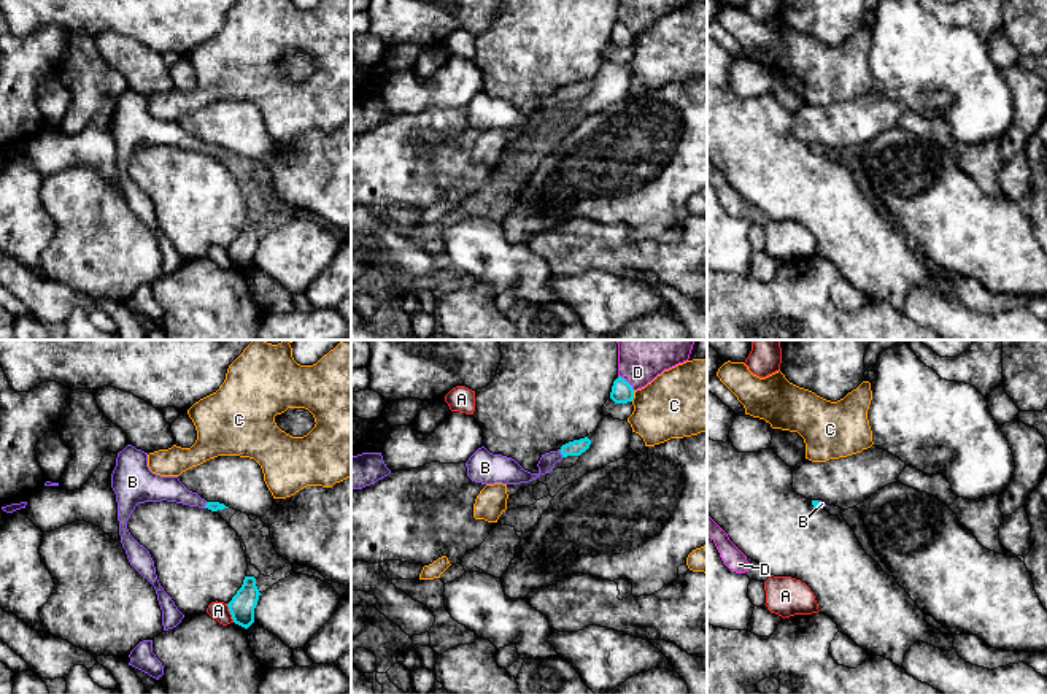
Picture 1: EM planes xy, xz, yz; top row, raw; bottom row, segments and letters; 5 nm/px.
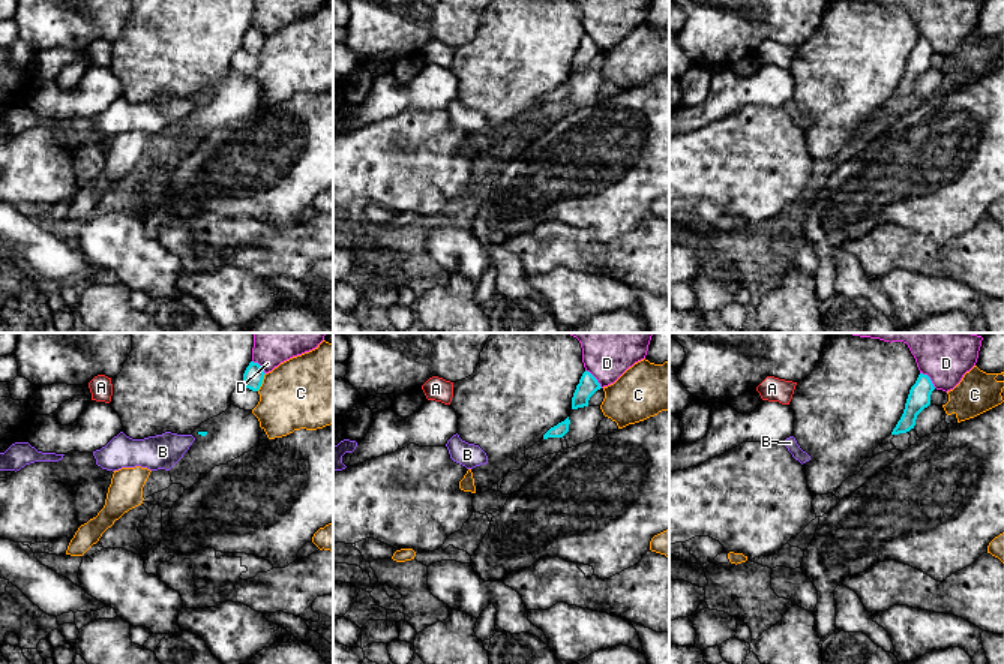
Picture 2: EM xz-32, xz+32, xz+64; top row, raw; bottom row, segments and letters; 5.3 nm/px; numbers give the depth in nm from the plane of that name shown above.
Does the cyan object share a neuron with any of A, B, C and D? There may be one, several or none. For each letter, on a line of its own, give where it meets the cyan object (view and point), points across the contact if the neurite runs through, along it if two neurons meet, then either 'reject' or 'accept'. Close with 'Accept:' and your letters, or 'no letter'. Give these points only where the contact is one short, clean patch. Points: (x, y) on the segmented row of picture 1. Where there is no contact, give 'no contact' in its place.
A: contact xy (231, 613); reject
B: contact xz (561, 453); way xz (577, 447), (561, 453), (536, 475), (517, 474); accept
C: contact xz (633, 396); reject
D: contact xz (626, 381); reject
Accept: B

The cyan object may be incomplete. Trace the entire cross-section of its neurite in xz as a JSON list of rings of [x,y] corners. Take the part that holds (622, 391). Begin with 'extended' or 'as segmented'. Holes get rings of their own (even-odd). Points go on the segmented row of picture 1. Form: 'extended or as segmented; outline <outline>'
as segmented; outline [[[618,376],[613,381],[610,399],[615,403],[628,403],[628,402],[632,402],[632,399],[634,399],[634,389],[632,389],[632,386],[624,378]]]

